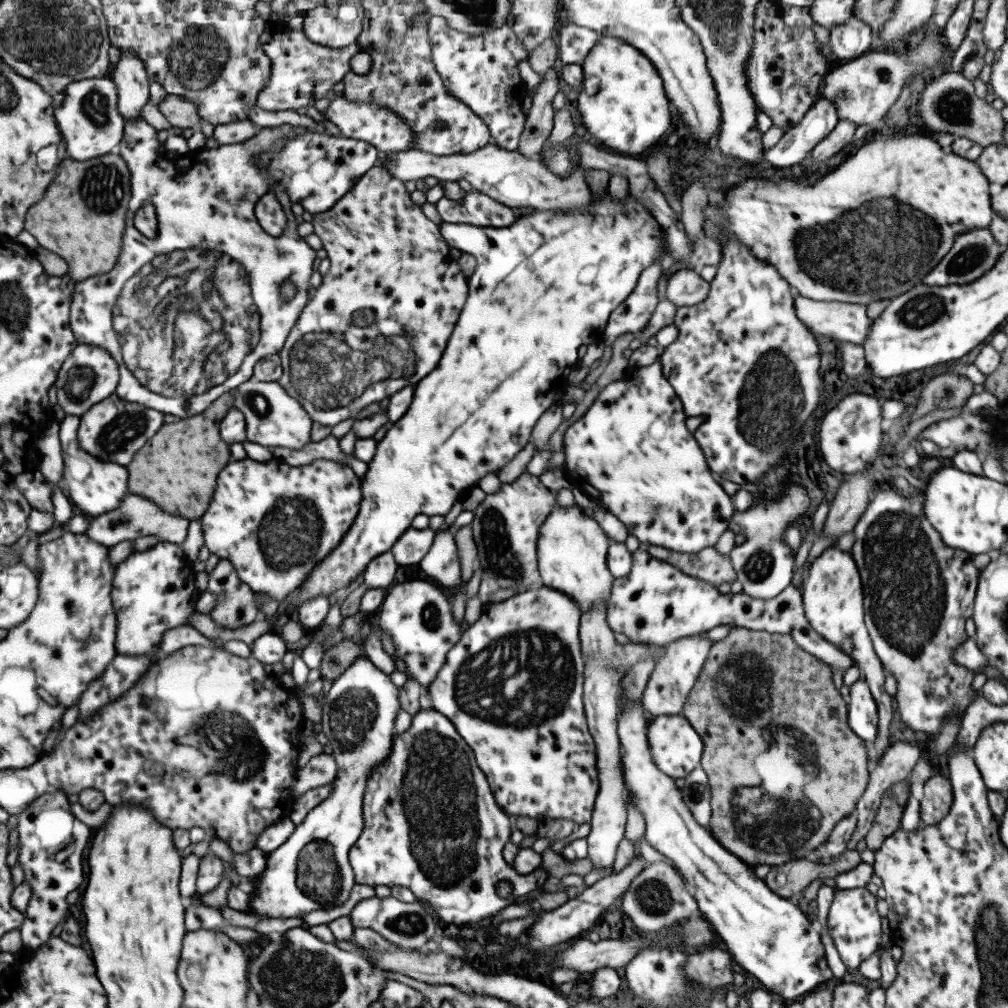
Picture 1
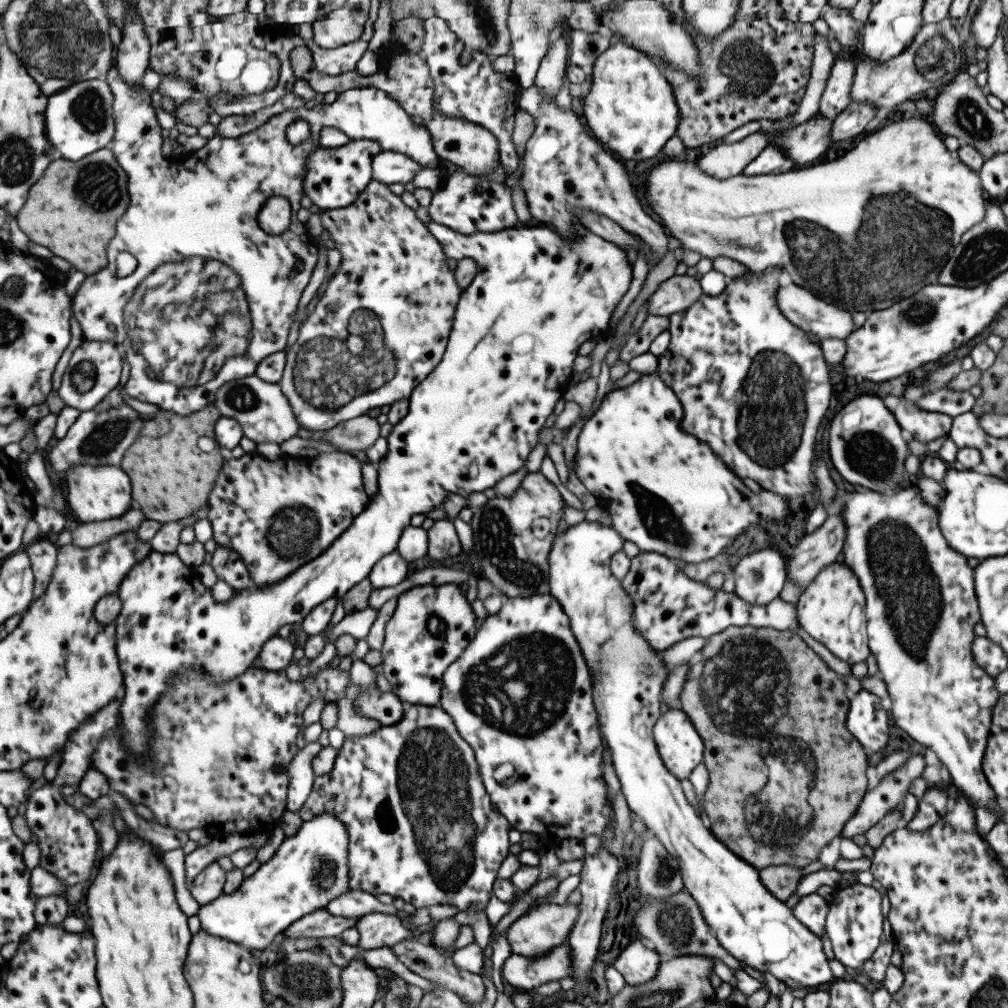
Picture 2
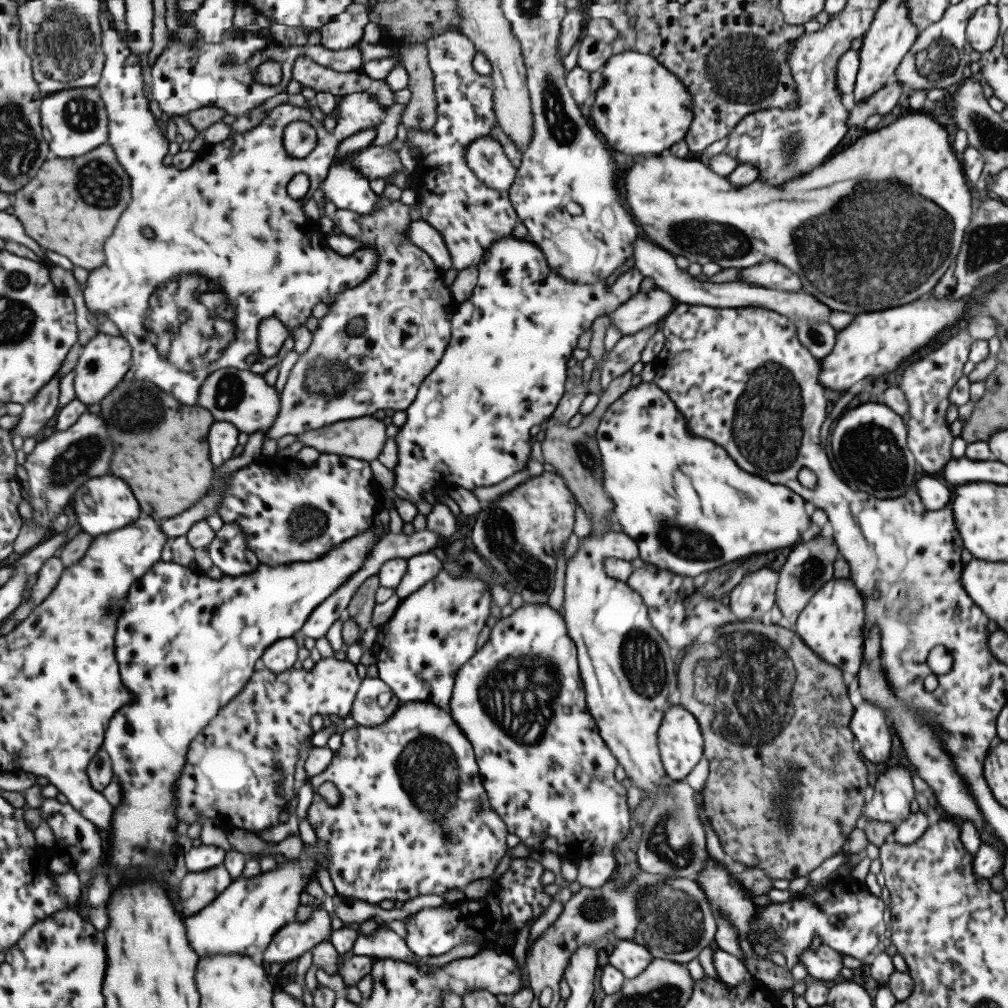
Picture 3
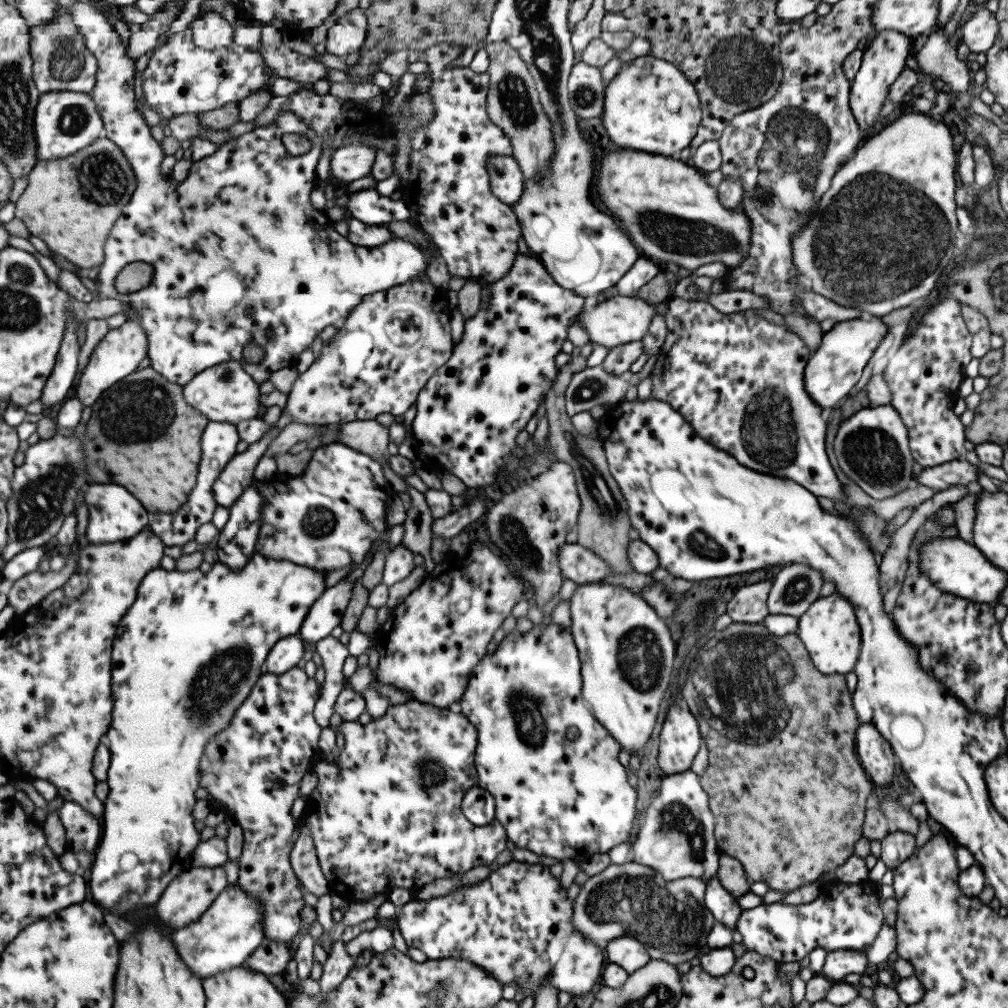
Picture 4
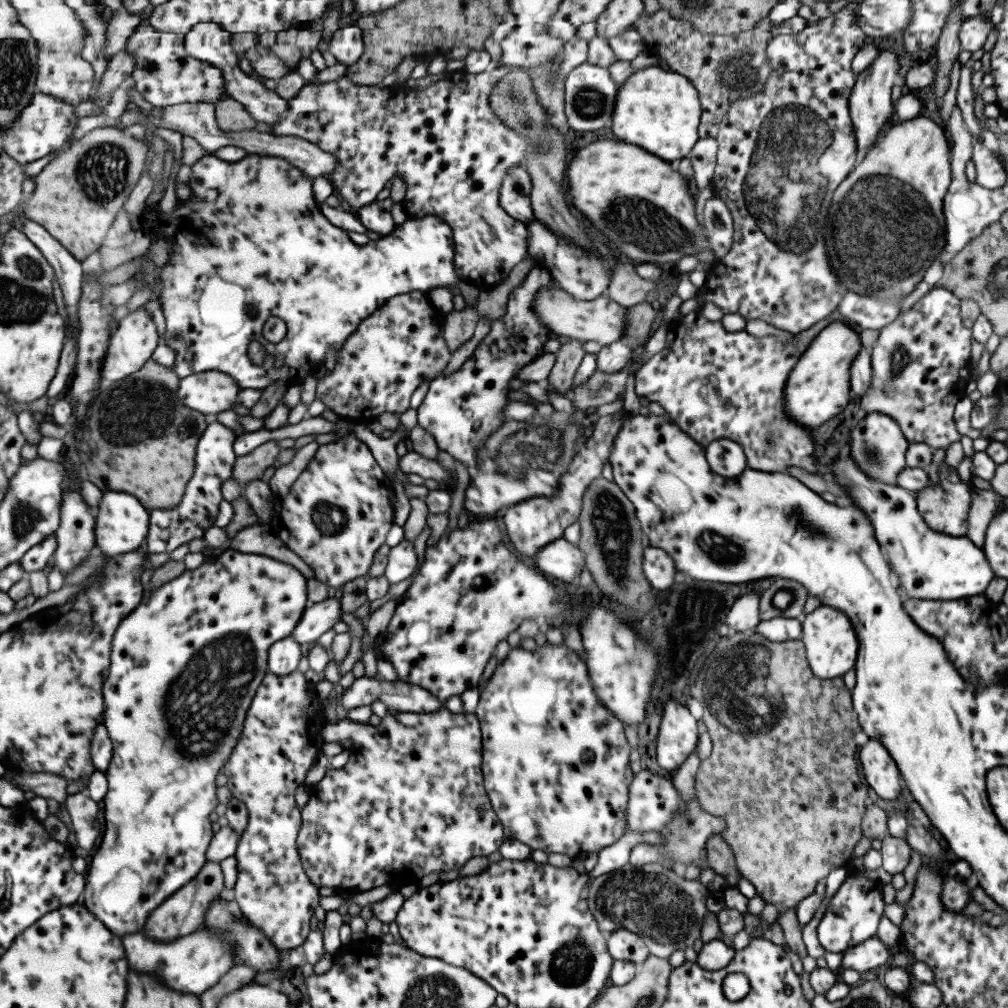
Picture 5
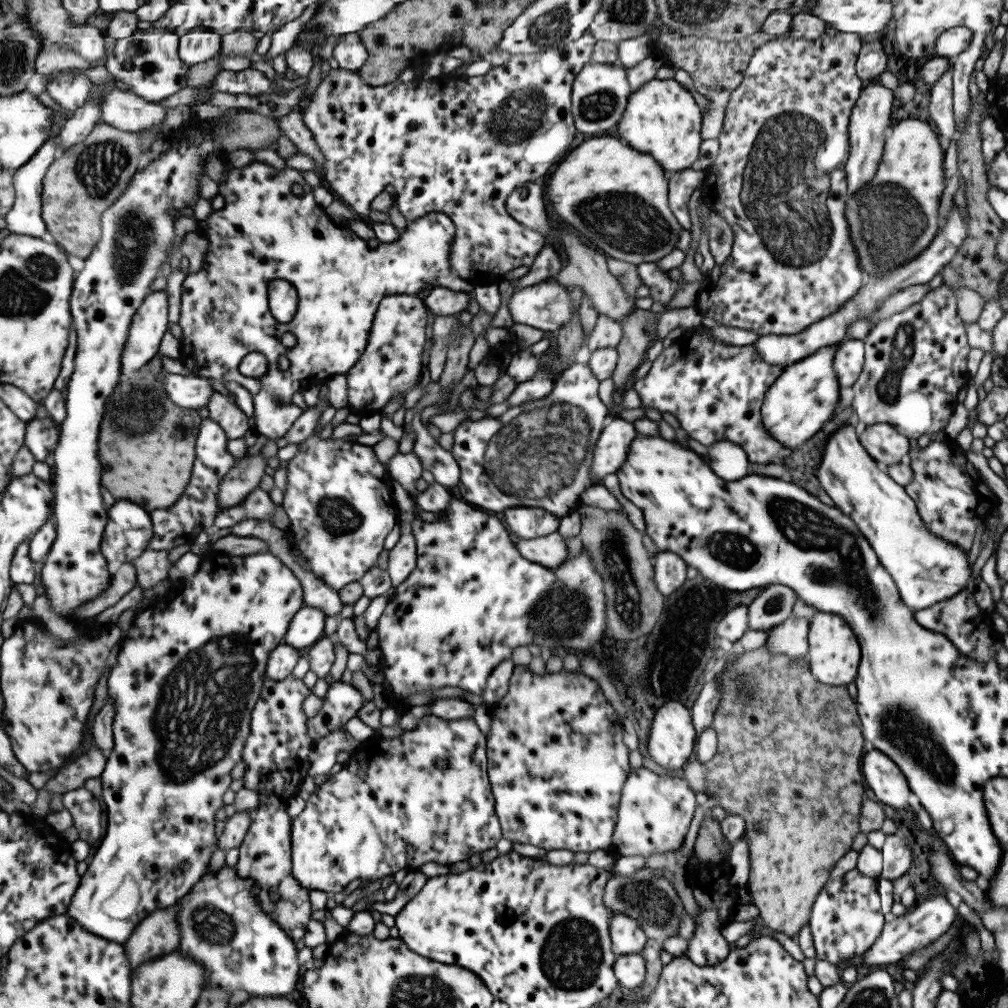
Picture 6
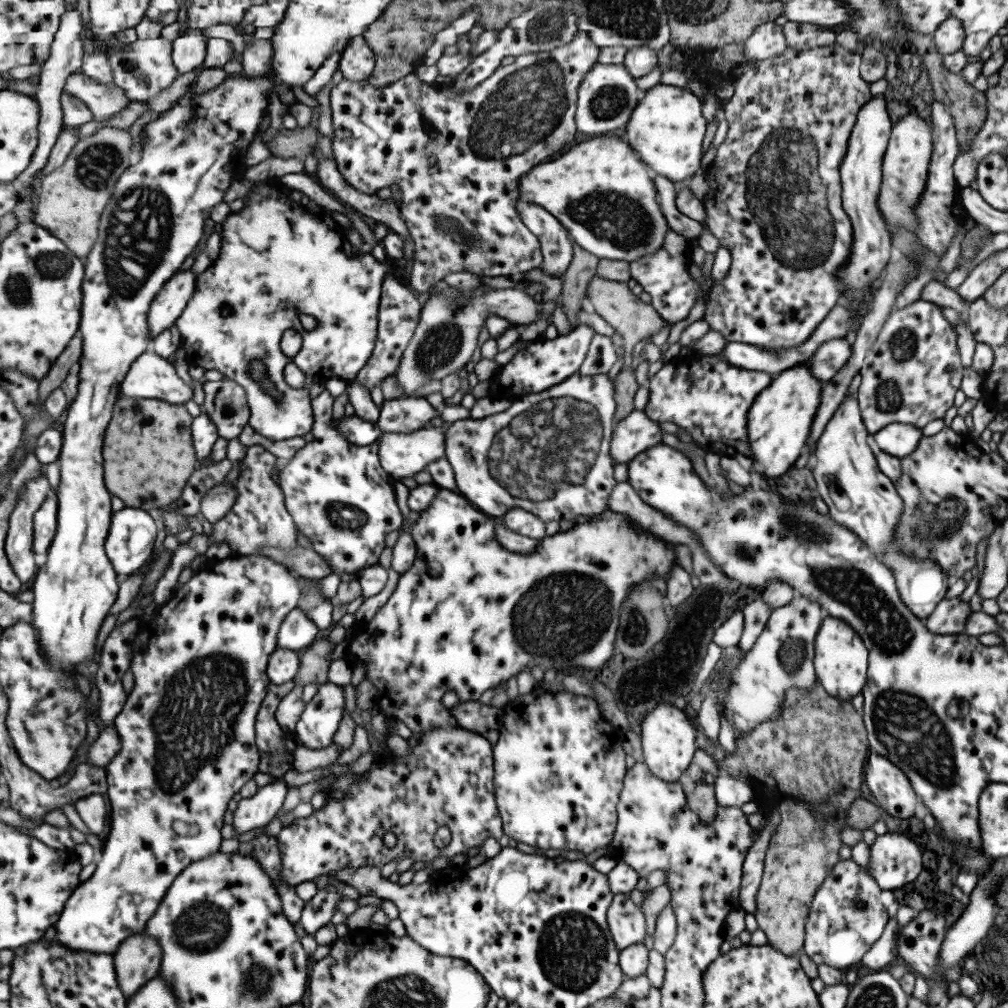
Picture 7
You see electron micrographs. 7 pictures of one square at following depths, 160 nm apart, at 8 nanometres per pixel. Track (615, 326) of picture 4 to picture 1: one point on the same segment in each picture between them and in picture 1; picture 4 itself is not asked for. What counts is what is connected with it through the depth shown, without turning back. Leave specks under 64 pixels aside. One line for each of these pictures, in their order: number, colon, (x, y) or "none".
1: (683, 288)
2: (676, 293)
3: (640, 310)

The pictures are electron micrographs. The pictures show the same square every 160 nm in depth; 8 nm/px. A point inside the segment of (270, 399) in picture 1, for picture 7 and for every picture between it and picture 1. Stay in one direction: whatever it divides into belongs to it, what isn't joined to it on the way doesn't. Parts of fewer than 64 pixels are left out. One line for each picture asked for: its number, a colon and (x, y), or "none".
2: (260, 408)
3: (244, 399)
4: (225, 392)
5: (209, 392)
6: (192, 392)
7: (151, 376)

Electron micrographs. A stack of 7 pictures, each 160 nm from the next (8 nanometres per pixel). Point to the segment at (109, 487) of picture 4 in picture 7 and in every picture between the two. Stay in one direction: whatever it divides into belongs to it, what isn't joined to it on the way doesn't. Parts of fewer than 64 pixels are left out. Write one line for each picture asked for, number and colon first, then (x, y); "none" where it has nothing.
5: (122, 524)
6: (130, 529)
7: (133, 532)

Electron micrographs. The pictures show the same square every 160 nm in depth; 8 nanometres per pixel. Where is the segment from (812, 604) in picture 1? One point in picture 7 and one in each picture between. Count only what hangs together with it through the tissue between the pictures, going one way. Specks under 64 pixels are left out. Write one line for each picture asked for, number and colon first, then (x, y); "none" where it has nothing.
2: (830, 609)
3: (830, 625)
4: (828, 630)
5: (830, 647)
6: (833, 654)
7: (839, 659)

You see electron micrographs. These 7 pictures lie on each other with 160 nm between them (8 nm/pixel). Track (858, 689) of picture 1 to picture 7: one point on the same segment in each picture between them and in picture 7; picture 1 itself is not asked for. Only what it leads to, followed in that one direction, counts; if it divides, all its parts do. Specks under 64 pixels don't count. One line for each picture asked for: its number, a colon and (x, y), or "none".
2: (866, 720)
3: (867, 724)
4: (876, 756)
5: (881, 774)
6: (885, 780)
7: (892, 792)

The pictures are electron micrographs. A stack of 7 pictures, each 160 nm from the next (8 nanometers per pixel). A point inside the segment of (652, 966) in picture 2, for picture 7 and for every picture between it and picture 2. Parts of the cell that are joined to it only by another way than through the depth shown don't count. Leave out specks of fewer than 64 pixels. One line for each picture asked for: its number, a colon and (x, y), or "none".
3: (628, 957)
4: (627, 952)
5: (621, 944)
6: (626, 937)
7: (626, 925)

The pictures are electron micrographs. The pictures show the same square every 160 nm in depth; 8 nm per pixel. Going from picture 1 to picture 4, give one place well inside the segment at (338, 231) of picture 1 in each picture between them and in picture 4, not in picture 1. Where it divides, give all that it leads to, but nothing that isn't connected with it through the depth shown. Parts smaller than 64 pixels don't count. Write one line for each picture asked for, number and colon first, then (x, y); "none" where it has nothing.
2: (380, 326)
3: (381, 338)
4: (379, 358)

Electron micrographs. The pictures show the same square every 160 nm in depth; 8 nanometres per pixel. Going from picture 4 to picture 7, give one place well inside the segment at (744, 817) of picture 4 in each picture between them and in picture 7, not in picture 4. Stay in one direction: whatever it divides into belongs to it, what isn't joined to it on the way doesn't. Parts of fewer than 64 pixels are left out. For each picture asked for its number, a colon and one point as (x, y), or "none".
5: (787, 828)
6: (792, 773)
7: (806, 765)

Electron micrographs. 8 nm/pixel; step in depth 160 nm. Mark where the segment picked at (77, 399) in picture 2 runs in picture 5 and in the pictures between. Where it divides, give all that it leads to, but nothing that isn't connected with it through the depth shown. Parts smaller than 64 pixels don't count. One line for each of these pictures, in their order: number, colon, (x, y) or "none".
3: (102, 365)
4: (118, 355)
5: (132, 345)

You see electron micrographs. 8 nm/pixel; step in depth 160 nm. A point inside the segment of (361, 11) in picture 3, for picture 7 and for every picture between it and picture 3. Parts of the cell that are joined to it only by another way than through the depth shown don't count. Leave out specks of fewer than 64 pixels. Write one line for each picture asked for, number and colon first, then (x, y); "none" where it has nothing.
4: (346, 35)
5: (346, 46)
6: (350, 54)
7: (356, 61)

